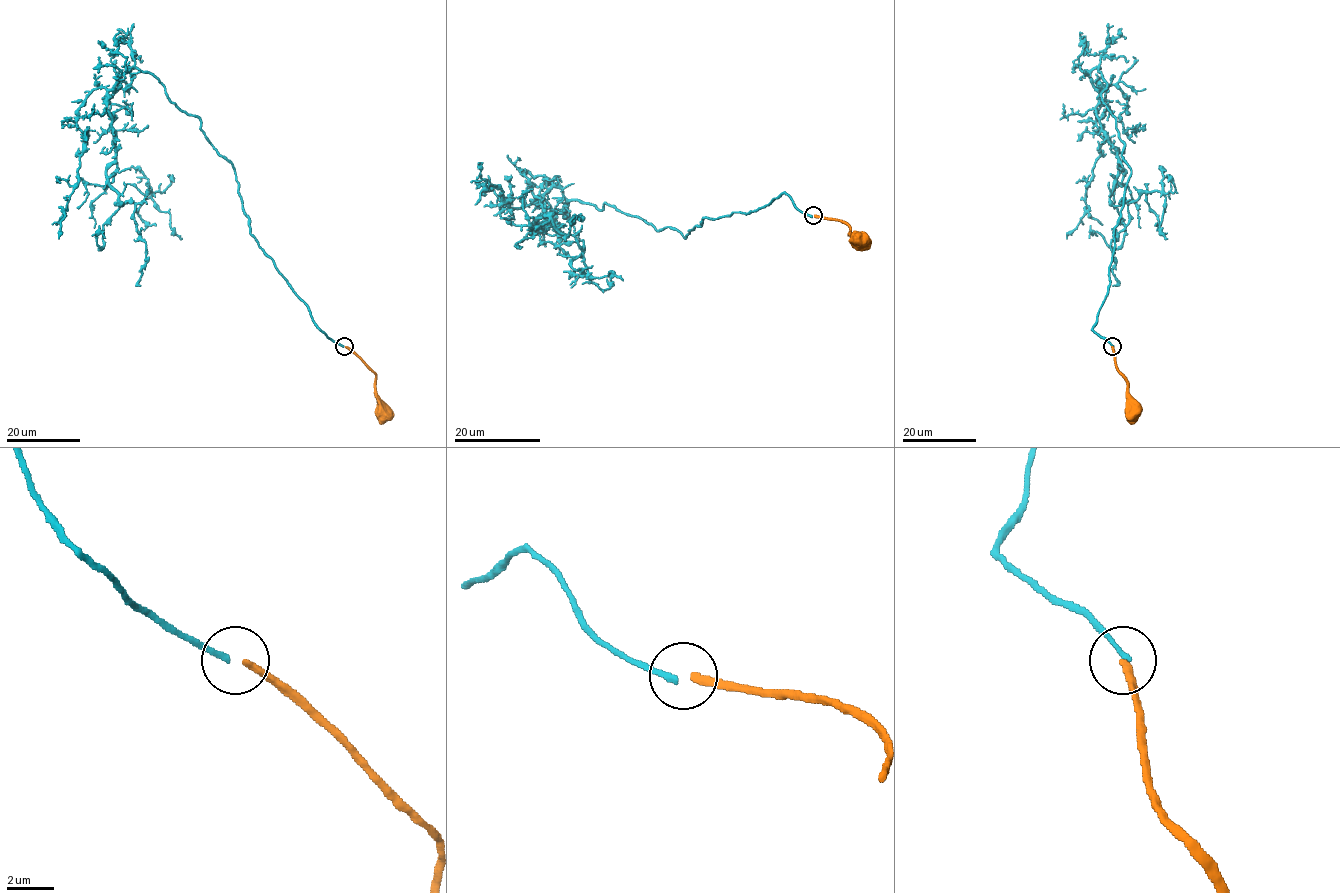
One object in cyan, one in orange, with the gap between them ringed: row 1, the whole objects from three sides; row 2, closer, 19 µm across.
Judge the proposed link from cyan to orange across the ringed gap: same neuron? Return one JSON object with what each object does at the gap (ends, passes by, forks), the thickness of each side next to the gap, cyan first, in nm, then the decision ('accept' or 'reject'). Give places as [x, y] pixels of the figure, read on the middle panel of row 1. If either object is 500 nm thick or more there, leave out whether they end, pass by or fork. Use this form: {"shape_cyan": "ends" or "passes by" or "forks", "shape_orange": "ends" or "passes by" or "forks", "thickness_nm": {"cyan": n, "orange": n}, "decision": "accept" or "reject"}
{"shape_cyan": "ends", "shape_orange": "ends", "thickness_nm": {"cyan": 280, "orange": 320}, "decision": "reject"}

